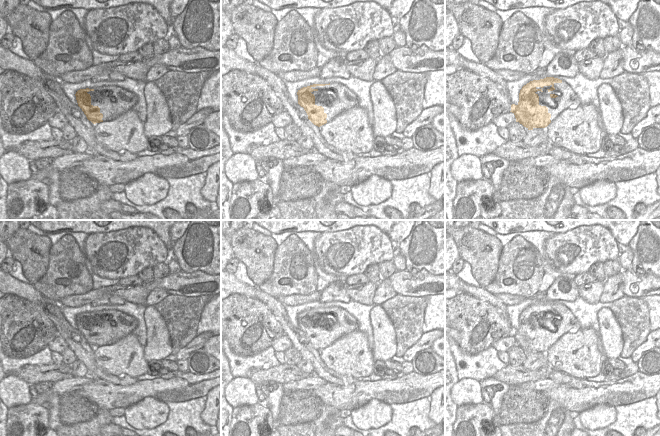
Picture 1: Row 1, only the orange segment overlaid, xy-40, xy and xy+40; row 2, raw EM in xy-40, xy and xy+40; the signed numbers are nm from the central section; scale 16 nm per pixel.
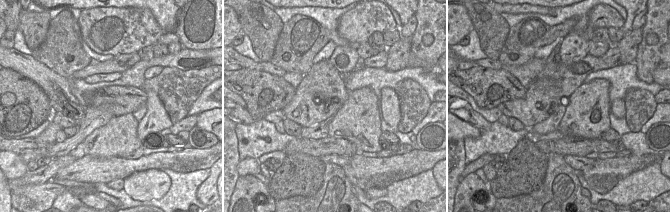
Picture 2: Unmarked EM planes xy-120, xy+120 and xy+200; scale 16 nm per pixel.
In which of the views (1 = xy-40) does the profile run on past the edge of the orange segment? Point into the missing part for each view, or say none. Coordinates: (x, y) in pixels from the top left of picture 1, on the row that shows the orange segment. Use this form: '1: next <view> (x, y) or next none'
1: next xy-40 (113, 101)

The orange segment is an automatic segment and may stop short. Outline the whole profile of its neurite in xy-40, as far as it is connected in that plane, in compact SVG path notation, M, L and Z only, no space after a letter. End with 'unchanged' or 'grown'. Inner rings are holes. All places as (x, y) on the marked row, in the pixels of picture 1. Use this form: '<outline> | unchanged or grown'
M118 86L80 89L75 96L78 106L93 124L117 118L138 101L135 93Z | grown

